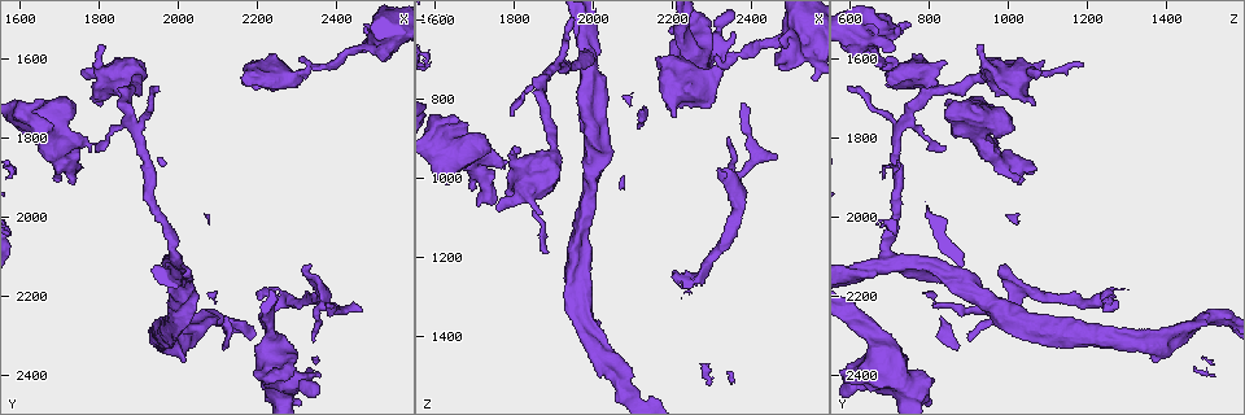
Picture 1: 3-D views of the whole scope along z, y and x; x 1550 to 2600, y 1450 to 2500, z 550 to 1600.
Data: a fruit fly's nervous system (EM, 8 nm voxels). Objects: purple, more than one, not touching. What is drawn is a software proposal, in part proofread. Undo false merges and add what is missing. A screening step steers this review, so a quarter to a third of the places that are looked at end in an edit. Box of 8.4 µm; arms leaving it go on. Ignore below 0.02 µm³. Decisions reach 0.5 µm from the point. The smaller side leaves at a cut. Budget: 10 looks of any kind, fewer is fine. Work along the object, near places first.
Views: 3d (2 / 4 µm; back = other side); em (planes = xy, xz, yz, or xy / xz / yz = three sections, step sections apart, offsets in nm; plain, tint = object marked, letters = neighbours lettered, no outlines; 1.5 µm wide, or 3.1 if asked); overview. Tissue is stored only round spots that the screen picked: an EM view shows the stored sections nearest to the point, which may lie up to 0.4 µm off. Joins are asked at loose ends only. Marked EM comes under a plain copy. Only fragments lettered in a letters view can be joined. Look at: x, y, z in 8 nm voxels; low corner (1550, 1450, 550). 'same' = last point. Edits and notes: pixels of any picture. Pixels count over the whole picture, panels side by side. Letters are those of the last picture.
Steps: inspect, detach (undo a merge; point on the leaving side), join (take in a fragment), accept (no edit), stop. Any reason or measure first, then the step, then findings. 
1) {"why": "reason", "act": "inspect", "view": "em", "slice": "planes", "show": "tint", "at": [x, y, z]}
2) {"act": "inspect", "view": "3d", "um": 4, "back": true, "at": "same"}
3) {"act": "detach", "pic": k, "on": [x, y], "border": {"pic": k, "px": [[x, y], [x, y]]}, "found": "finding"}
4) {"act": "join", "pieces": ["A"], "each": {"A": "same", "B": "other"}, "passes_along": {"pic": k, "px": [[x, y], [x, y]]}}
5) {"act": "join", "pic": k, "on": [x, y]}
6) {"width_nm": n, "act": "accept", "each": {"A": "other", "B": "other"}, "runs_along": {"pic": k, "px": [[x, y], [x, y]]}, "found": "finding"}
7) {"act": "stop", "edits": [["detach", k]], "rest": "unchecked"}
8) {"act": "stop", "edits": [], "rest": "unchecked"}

{"why": "tapers out", "act": "inspect", "view": "3d", "um": 4, "at": [2335, 2120, 985]}

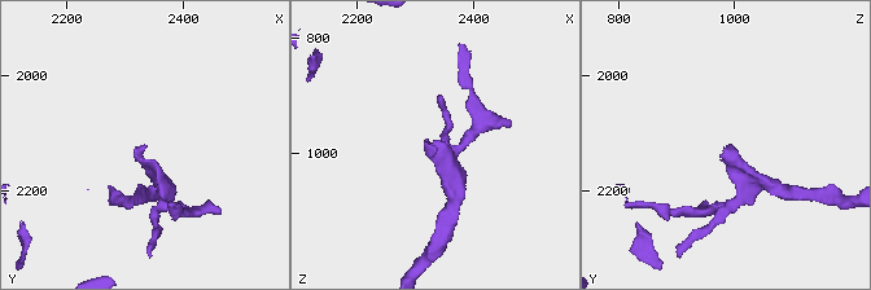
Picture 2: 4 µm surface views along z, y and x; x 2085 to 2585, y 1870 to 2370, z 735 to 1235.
{"why": "shape alone is not enough", "act": "inspect", "view": "em", "slice": "xy", "step": 4, "show": "letters", "at": [2340, 2120, 990]}

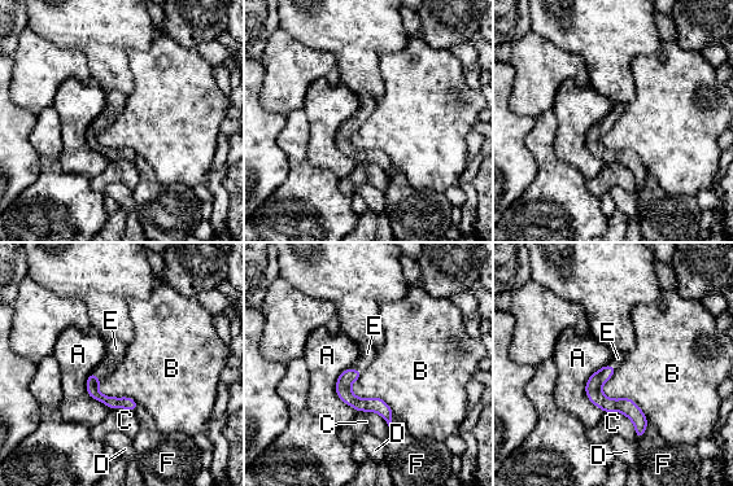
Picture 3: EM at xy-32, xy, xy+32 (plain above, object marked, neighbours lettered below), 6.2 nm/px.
{"act": "inspect", "view": "em", "slice": "planes", "show": "letters", "at": "same"}

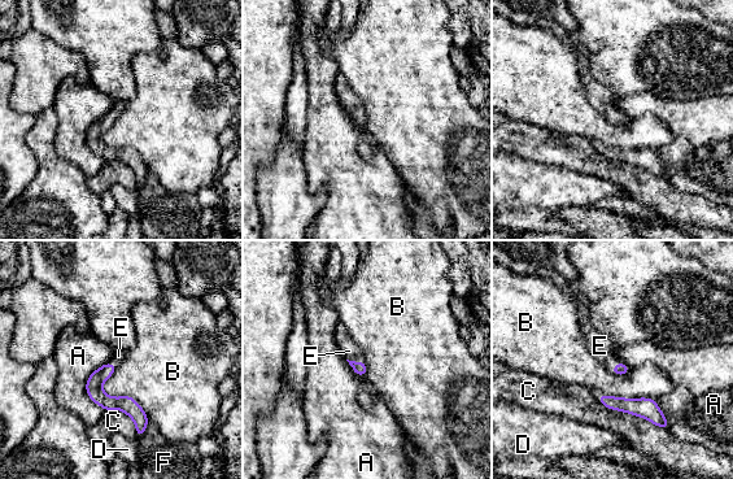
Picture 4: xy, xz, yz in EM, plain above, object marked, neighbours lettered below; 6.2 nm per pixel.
{"act": "join", "pieces": ["E"], "each": {"A": "other", "B": "other", "C": "other", "D": "other", "E": "same", "F": "other"}, "passes_along": {"pic": 4, "px": [[360, 368], [354, 361], [349, 351]]}, "found": "it goes on there"}

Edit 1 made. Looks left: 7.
{"act": "inspect", "view": "overview"}

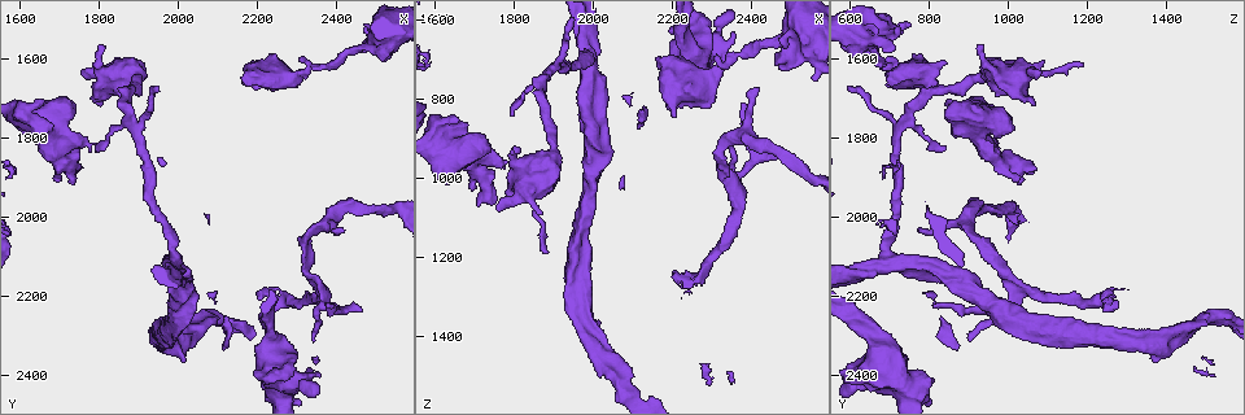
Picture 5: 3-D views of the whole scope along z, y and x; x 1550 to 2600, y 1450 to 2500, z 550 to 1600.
{"act": "inspect", "view": "3d", "um": 2, "at": [1655, 1700, 850]}

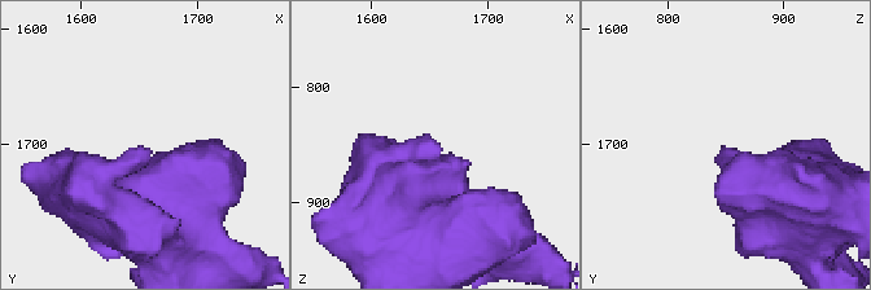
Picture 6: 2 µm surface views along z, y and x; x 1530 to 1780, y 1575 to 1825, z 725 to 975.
{"act": "inspect", "view": "em", "slice": "planes", "show": "letters", "at": [1662, 1706, 852]}

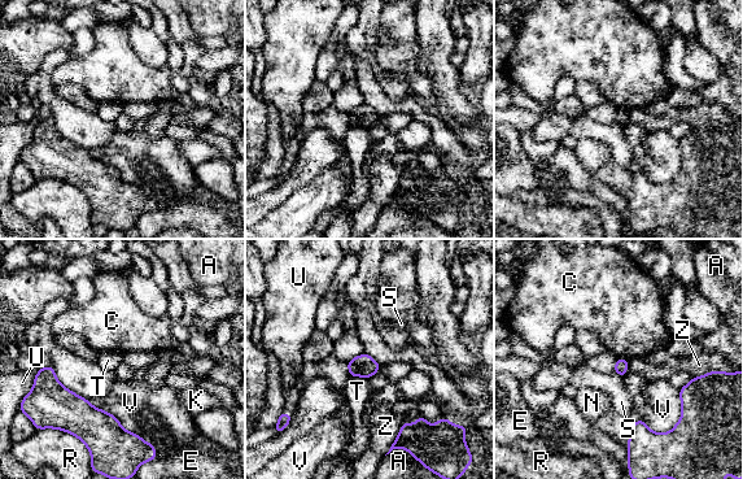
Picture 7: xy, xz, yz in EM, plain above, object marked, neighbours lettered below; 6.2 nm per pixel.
{"act": "accept", "each": {"A": "other", "C": "other", "E": "other", "K": "other", "N": "other", "R": "other", "S": "other", "T": "other", "U": "other", "V": "other", "Z": "other"}, "border": {"pic": 7, "px": [[419, 414], [402, 425], [385, 453]]}, "found": "none of them fits"}

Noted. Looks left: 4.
{"why": "an open end", "act": "inspect", "view": "em", "slice": "xz", "step": 4, "show": "letters", "at": [1760, 1620, 1080]}

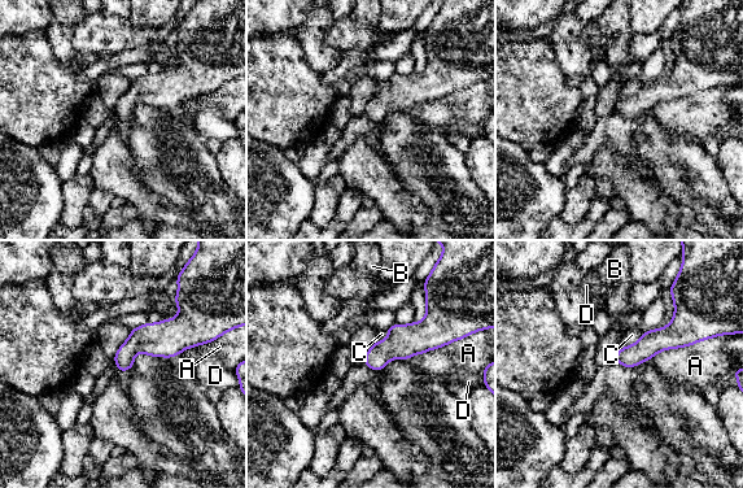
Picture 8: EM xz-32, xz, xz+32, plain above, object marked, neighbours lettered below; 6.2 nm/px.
{"act": "accept", "each": {"A": "other", "B": "other", "C": "other", "D": "other"}, "found": "none of them fits"}

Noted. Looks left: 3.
{"act": "stop", "edits": [["join", 4]], "rest": "unchecked"}

